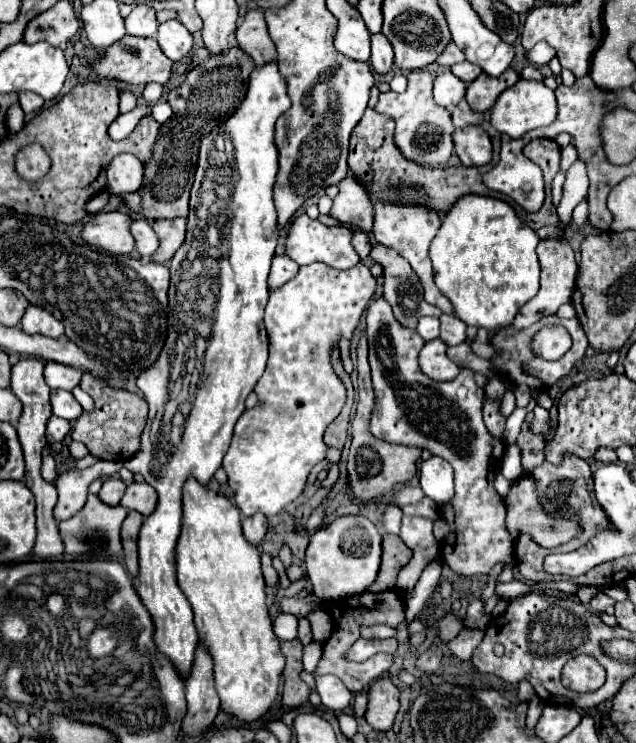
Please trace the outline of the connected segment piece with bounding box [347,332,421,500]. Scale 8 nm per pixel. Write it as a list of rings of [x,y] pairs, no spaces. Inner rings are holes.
[[[365,332],[361,334],[359,346],[357,346],[357,374],[359,374],[359,404],[357,404],[355,418],[351,422],[353,440],[351,440],[351,448],[349,448],[349,456],[347,456],[347,470],[349,470],[353,494],[363,500],[371,500],[387,490],[393,490],[397,484],[409,482],[417,474],[417,460],[421,456],[421,448],[395,446],[395,444],[389,444],[389,442],[375,438],[369,432],[369,420],[371,420],[371,412],[373,412],[373,404],[375,404],[375,394],[373,394],[369,362],[367,362],[367,336],[365,336]]]

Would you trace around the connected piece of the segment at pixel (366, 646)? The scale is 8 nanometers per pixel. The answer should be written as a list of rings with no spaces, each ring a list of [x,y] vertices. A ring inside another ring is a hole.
[[[359,638],[347,652],[347,660],[353,662],[365,662],[367,658],[371,658],[377,652],[389,652],[395,654],[397,652],[397,640],[395,638],[387,638],[387,640],[365,640]]]

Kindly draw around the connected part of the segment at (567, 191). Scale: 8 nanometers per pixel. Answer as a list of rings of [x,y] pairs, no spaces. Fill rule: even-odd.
[[[575,162],[567,170],[567,178],[565,178],[565,186],[563,186],[563,198],[557,206],[561,226],[571,222],[571,212],[579,202],[583,202],[587,198],[587,188],[589,188],[589,178],[585,172],[585,164]]]

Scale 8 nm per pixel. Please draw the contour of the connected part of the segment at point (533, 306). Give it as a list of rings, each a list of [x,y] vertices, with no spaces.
[[[565,238],[541,240],[539,246],[537,246],[537,256],[539,256],[539,264],[541,264],[541,288],[539,288],[537,296],[533,296],[529,302],[525,302],[519,308],[515,320],[511,322],[513,328],[531,326],[541,316],[555,314],[561,304],[571,302],[571,294],[573,294],[573,288],[575,288],[575,276],[577,276],[577,262],[573,258],[573,250],[569,246],[569,242]]]

